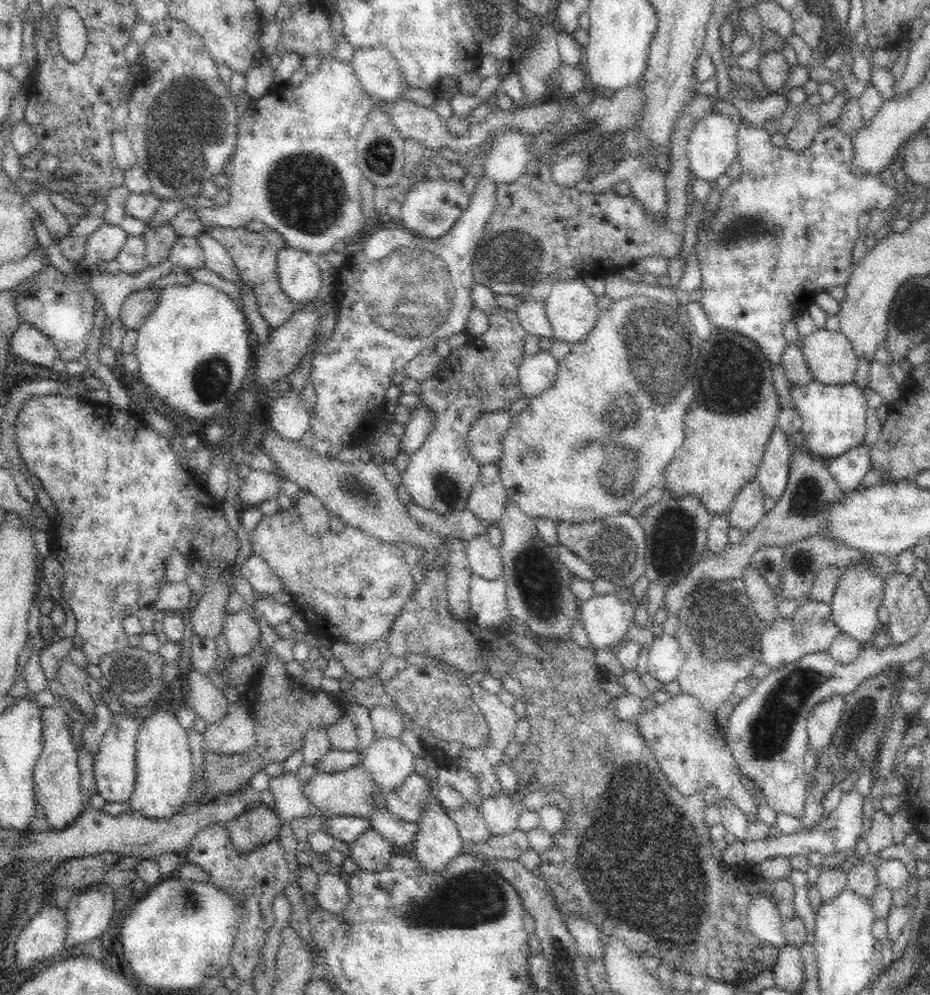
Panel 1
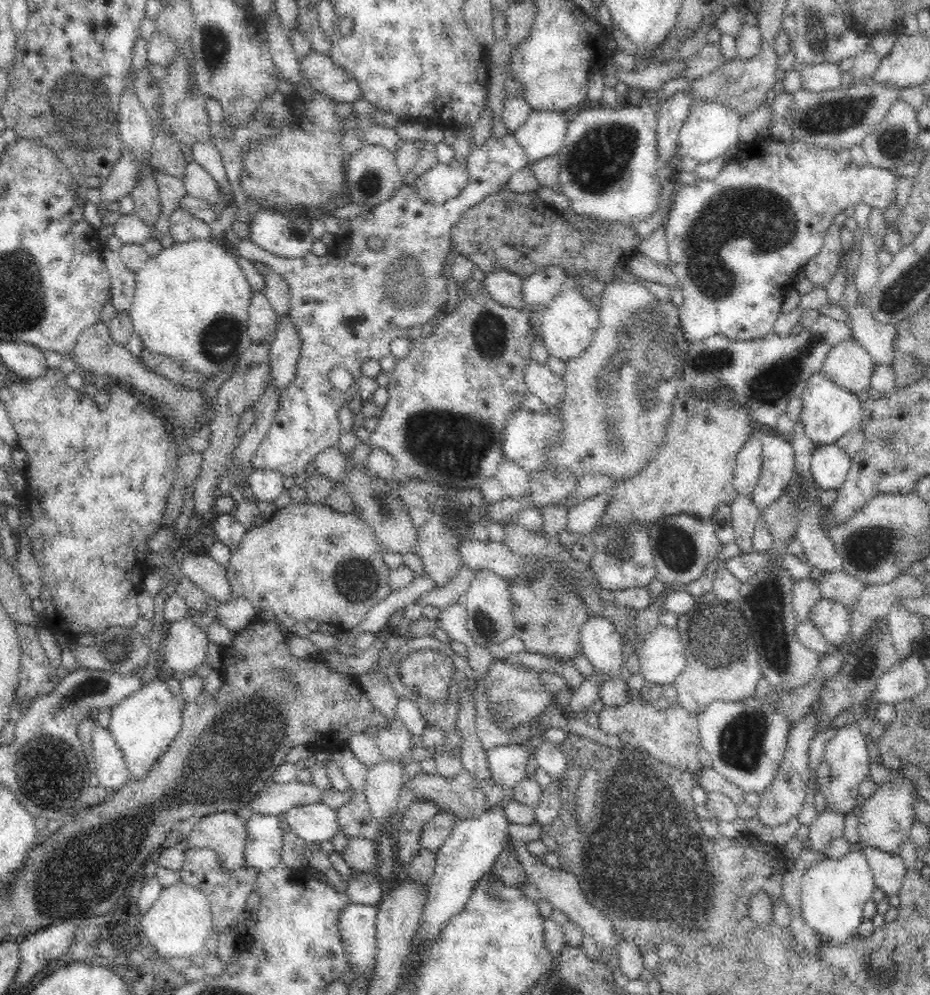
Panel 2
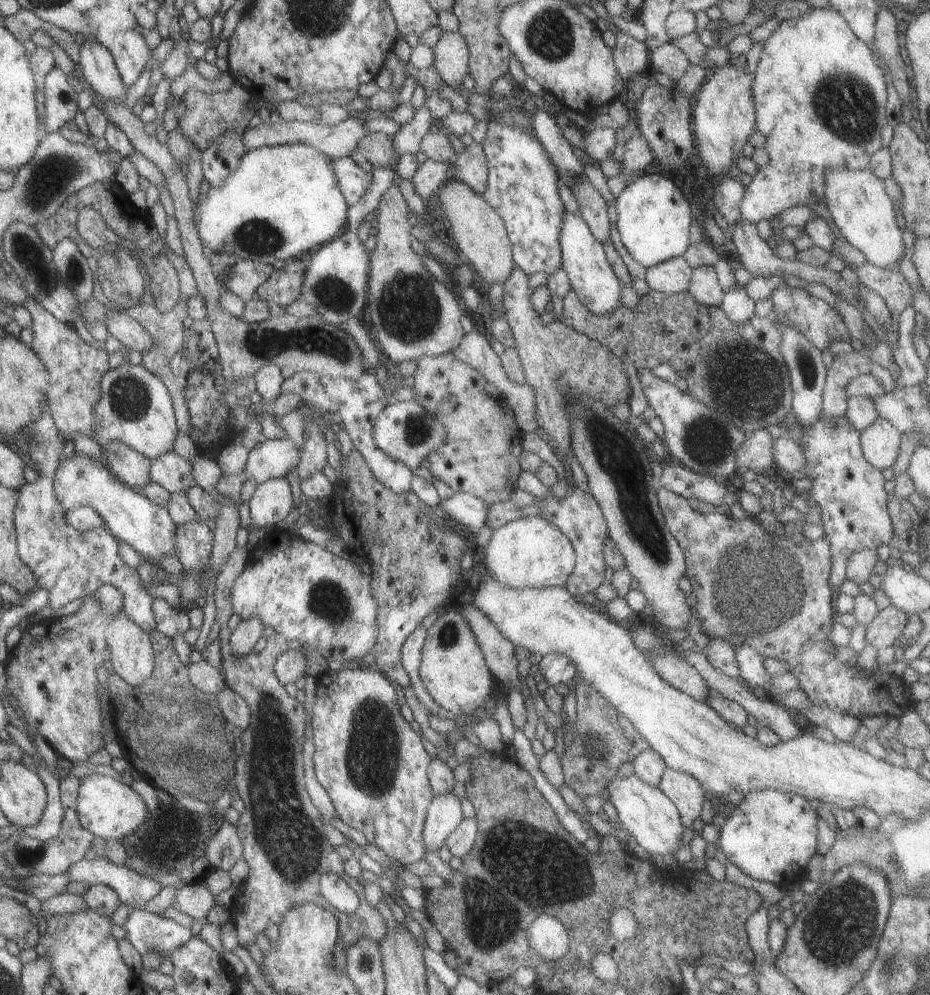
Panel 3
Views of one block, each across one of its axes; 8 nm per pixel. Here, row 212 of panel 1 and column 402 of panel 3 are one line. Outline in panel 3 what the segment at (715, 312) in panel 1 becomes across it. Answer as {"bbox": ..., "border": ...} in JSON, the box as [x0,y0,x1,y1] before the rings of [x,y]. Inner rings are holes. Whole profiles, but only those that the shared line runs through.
{"bbox":[309,665,434,868],"border":[[[346,665],[339,671],[326,670],[323,674],[316,676],[315,694],[312,700],[309,724],[312,728],[312,743],[314,752],[312,756],[313,772],[315,780],[325,790],[329,800],[335,809],[336,818],[341,820],[343,824],[355,828],[365,836],[367,843],[377,846],[385,856],[389,856],[397,862],[401,862],[405,868],[409,863],[417,862],[424,858],[424,844],[421,840],[421,831],[423,828],[426,808],[429,806],[431,799],[434,797],[431,787],[429,786],[426,772],[430,758],[427,752],[423,749],[425,742],[411,727],[409,723],[401,717],[399,713],[399,705],[396,701],[395,690],[396,686],[390,683],[381,673],[378,673],[373,667],[361,668],[358,665]]]}

